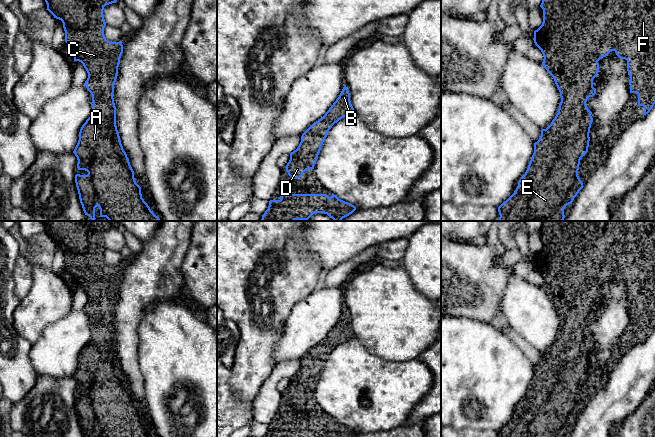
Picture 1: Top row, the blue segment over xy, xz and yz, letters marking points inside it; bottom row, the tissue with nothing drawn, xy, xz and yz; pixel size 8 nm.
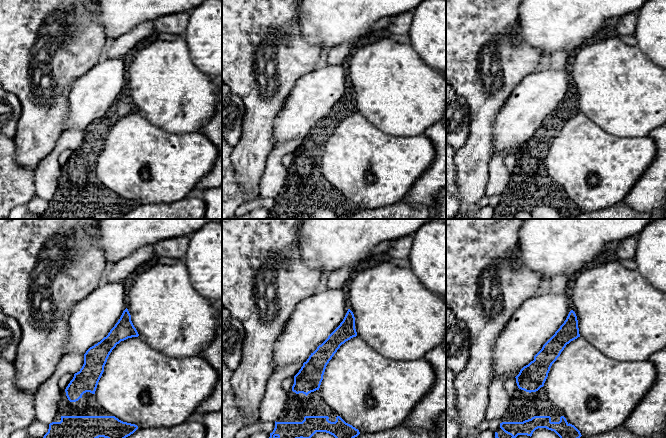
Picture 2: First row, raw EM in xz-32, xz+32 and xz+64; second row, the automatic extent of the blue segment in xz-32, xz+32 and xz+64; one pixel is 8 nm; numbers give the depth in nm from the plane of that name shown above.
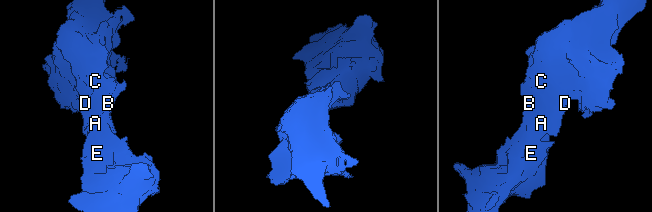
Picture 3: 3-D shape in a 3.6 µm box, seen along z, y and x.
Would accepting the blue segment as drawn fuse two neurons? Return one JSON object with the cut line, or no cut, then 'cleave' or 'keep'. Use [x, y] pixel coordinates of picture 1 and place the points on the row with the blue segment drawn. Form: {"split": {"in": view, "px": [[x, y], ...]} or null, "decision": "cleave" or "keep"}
{"split": null, "decision": "keep"}

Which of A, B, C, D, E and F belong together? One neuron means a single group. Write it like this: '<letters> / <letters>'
A B C D E F

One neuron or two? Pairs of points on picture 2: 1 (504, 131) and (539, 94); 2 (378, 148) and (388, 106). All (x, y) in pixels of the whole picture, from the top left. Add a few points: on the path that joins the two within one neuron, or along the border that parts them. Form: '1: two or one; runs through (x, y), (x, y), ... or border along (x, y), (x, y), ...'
1: one; runs through (513, 122), (530, 103)
2: two; border along (364, 116), (385, 132), (405, 137)

